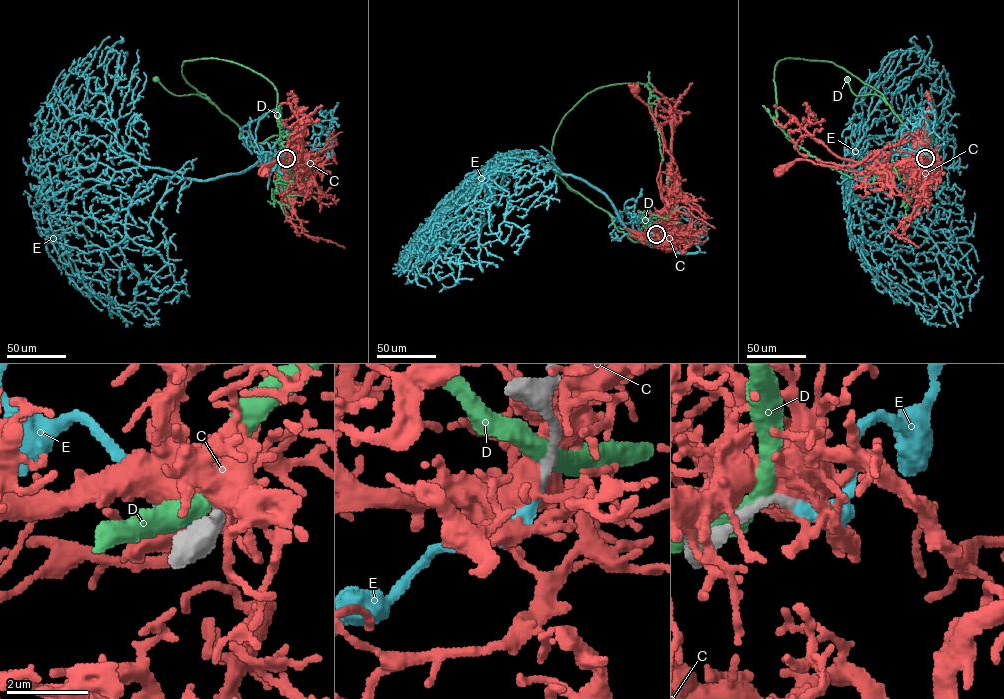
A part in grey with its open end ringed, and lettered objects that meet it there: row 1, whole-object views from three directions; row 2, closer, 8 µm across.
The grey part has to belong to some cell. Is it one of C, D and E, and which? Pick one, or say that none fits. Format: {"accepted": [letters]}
{"accepted": ["E"]}

